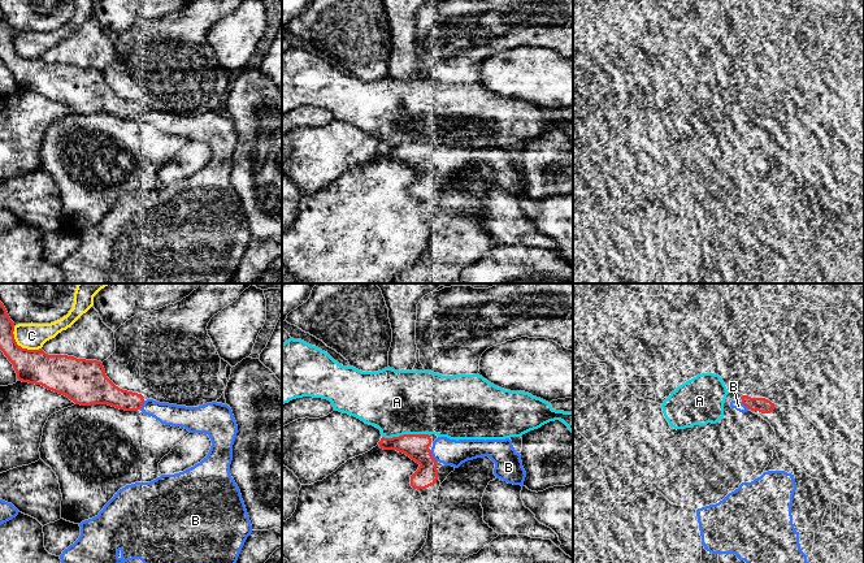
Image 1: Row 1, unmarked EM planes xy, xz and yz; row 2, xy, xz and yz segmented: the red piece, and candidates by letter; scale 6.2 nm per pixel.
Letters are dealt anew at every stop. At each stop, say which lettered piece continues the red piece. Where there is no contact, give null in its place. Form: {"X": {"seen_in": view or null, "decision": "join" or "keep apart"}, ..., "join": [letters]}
{"A": {"seen_in": "xz", "decision": "keep apart"}, "B": {"seen_in": "xz", "decision": "join"}, "C": {"seen_in": "xy", "decision": "keep apart"}, "join": ["B"]}

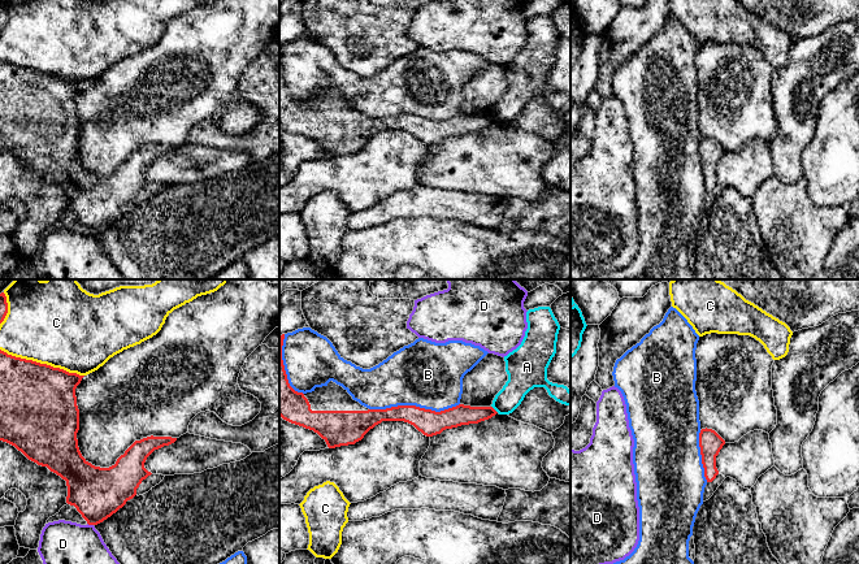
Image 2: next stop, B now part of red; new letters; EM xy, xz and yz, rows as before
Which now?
{"A": {"seen_in": "xz", "decision": "keep apart"}, "B": {"seen_in": "xz", "decision": "keep apart"}, "C": {"seen_in": "xy", "decision": "keep apart"}, "D": {"seen_in": "xy", "decision": "keep apart"}, "join": []}

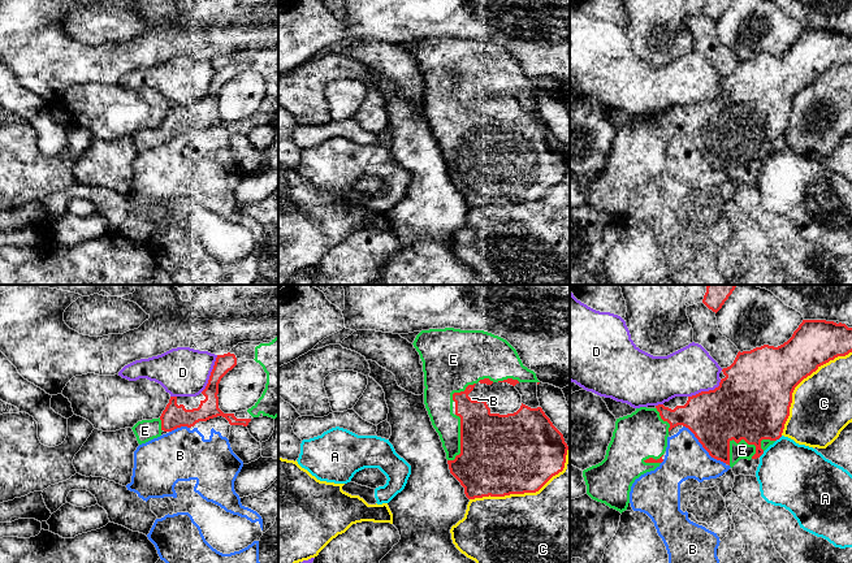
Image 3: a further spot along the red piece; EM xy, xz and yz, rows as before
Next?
{"A": {"seen_in": "yz", "decision": "keep apart"}, "B": {"seen_in": "yz", "decision": "keep apart"}, "C": {"seen_in": "xz", "decision": "keep apart"}, "D": {"seen_in": "xy", "decision": "keep apart"}, "E": {"seen_in": "yz", "decision": "join"}, "join": ["E"]}

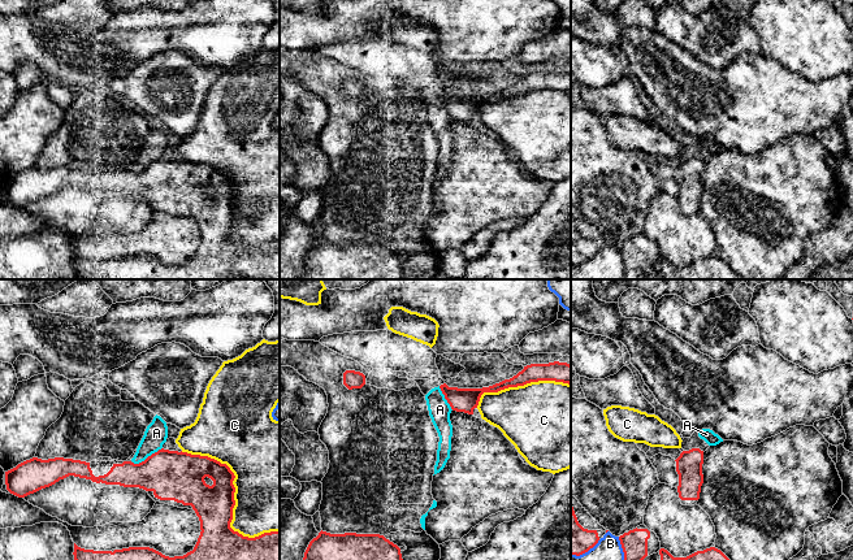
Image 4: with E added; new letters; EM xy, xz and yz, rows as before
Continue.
{"A": {"seen_in": "xy", "decision": "keep apart"}, "B": {"seen_in": "yz", "decision": "keep apart"}, "C": {"seen_in": "xy", "decision": "keep apart"}, "join": []}

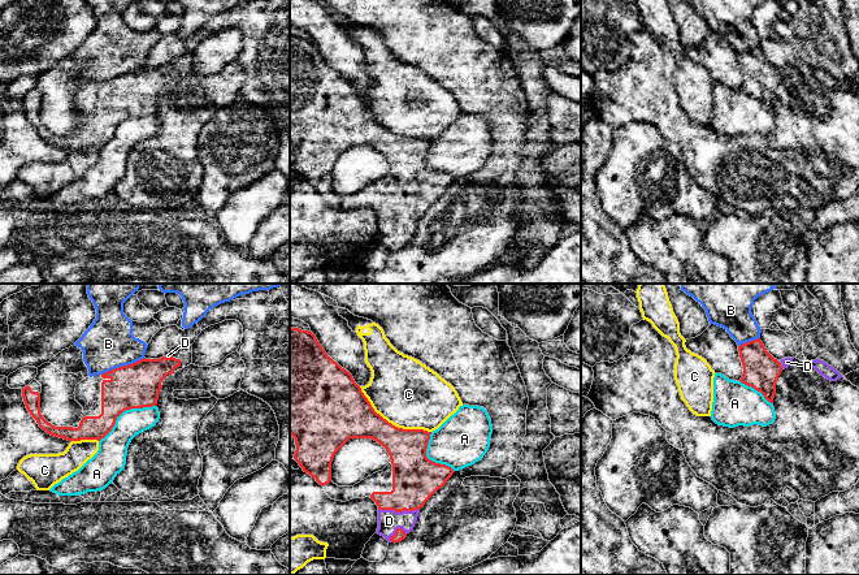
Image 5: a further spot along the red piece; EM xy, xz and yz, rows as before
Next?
{"A": {"seen_in": "xy", "decision": "keep apart"}, "B": {"seen_in": "xy", "decision": "keep apart"}, "C": {"seen_in": "xz", "decision": "keep apart"}, "D": {"seen_in": "xz", "decision": "join"}, "join": ["D"]}

